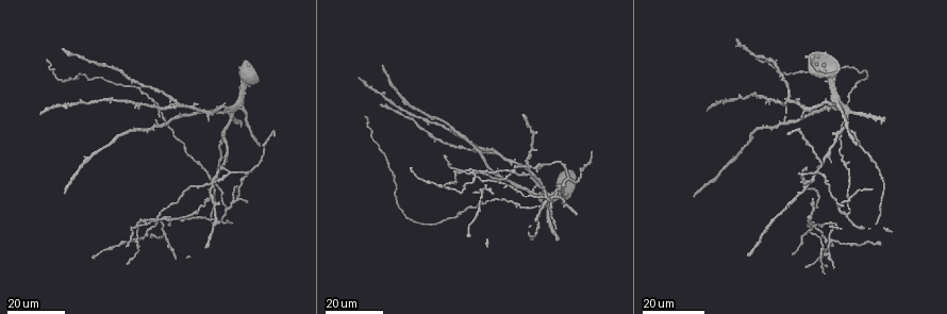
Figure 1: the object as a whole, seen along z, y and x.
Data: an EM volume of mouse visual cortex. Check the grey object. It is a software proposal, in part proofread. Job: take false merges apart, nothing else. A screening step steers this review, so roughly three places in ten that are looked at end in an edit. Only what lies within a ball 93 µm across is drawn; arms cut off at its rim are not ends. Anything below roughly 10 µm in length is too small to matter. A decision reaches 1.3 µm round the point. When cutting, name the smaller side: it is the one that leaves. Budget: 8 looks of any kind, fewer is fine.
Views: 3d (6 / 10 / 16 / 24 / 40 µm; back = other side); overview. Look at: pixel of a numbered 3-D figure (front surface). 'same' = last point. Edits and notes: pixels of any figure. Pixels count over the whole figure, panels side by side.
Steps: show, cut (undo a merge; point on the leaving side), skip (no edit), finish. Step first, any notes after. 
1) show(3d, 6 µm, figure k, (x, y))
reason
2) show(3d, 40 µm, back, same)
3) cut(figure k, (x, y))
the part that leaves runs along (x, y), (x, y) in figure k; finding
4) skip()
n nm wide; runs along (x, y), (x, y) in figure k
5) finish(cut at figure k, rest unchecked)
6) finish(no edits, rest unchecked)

show(3d, 24 µm, figure 1, (235, 201))
branch point

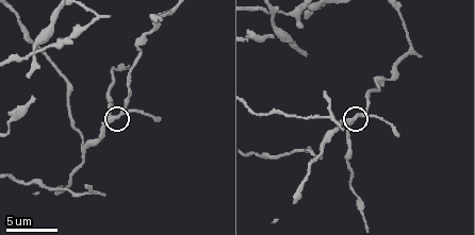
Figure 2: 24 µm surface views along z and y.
show(3d, 6 µm, figure 2, (350, 126))

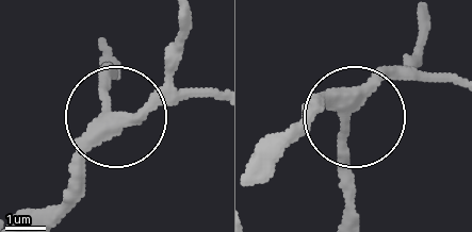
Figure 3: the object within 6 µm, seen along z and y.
skip()
side arm 14 µm; runs along (422, 20), (416, 58), (354, 112), (341, 189) in figure 3; all the same cell

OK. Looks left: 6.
show(3d, 16 µm, figure 1, (476, 176))
four-way junction

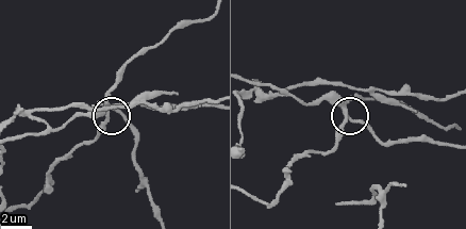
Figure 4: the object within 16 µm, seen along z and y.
show(3d, 10 µm, figure 4, (343, 111))
zoom in

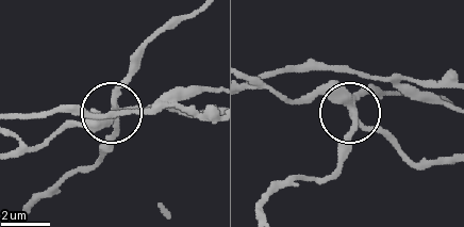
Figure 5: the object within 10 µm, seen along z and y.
cut(figure 5, (97, 120))
4 arms; two cells meet here

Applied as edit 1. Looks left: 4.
show(overview)

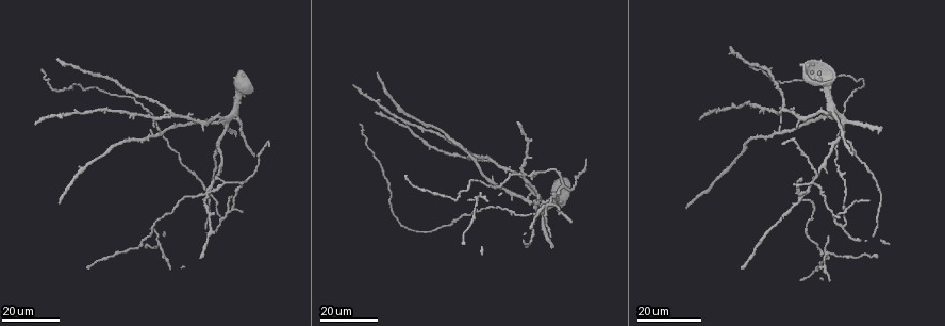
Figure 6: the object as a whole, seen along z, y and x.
show(3d, 24 µm, figure 6, (484, 183))
sudden change in width

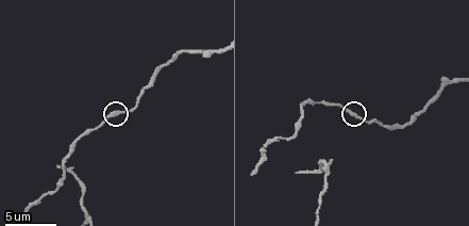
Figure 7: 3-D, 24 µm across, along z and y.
show(3d, 6 µm, figure 7, (111, 114))

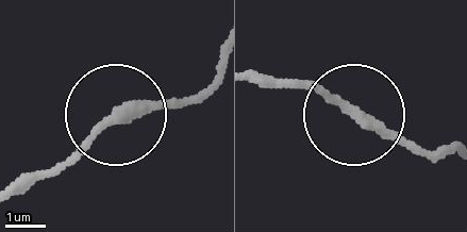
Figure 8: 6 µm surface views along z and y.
skip()
runs along (451, 145), (411, 152), (309, 87), (282, 84) in figure 8; continuous, no second cell

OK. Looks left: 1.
show(3d, 16 µm, figure 2, (30, 54))
four arms meet

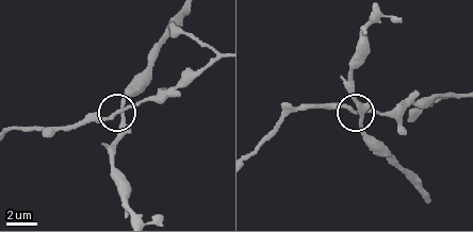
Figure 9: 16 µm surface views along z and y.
skip()
220 nm wide; runs along (188, 11), (164, 37), (149, 76), (120, 113), (76, 121) in figure 9; continuous, no second cell

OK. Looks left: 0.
finish(cut at figure 5, rest unchecked)

